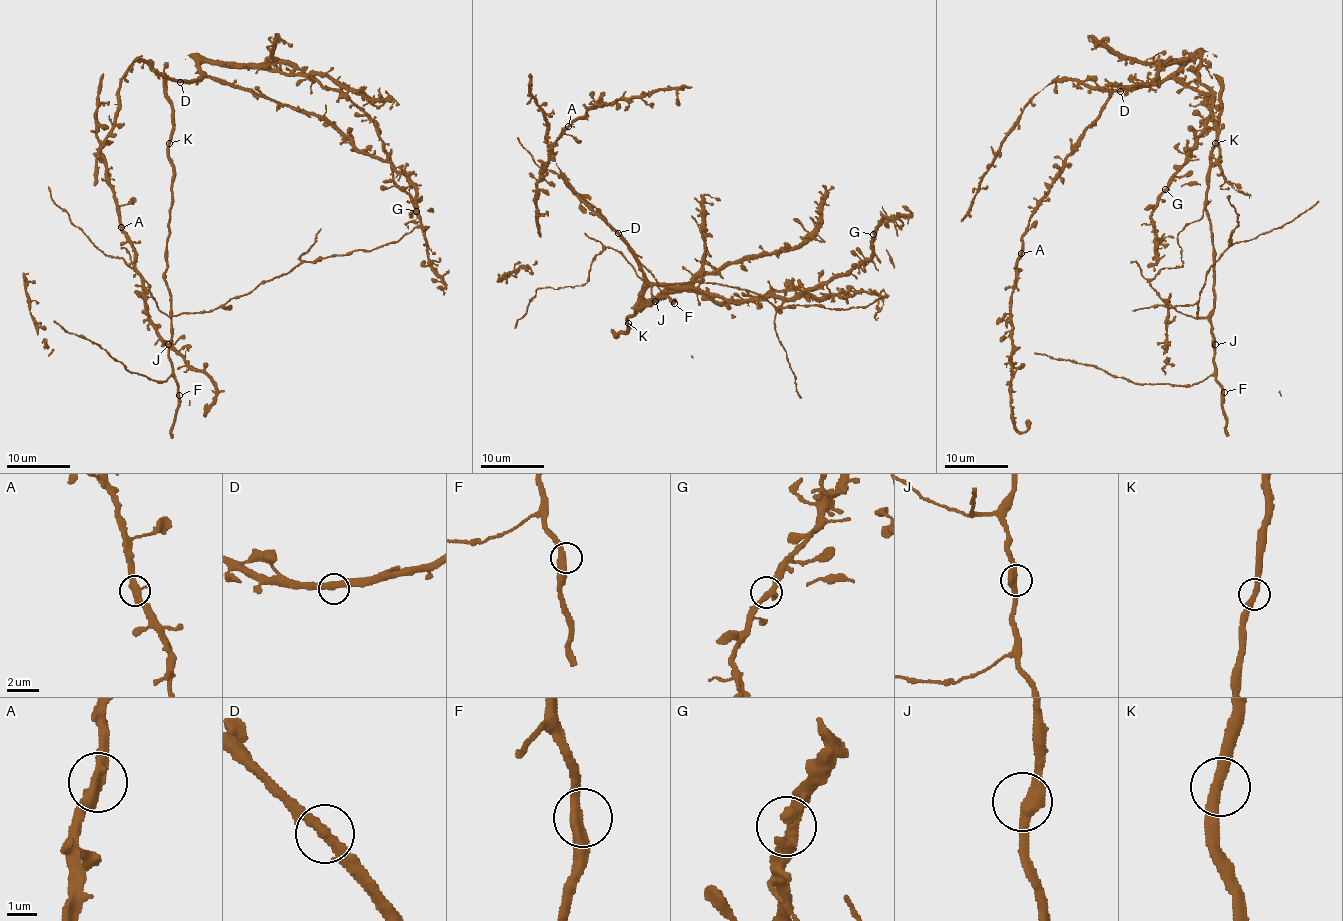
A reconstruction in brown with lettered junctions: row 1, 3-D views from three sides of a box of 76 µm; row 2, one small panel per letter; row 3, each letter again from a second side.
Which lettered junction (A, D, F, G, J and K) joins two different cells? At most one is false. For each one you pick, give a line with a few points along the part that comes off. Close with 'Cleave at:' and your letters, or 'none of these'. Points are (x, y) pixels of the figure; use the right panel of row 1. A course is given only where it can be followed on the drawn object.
Cleave at: none of these

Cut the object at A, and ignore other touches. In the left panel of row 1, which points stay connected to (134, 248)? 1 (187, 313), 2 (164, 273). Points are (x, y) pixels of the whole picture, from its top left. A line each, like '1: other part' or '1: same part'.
1: other part
2: other part

